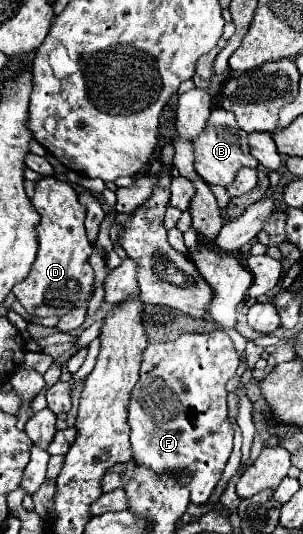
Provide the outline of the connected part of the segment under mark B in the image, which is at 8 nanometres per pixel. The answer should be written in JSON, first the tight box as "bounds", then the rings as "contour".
{"bounds":[195,108,257,186],"contour":[[[215,108],[207,120],[205,132],[195,140],[195,170],[209,186],[229,186],[239,168],[249,166],[257,168],[257,162],[249,154],[247,132],[243,132],[235,120],[235,116],[223,108]]]}

